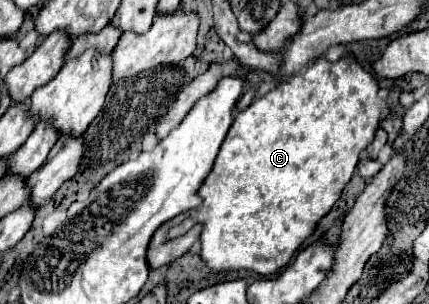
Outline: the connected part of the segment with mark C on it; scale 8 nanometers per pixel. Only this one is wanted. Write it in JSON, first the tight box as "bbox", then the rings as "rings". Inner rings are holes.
{"bbox":[190,55,392,275],"rings":[[[346,55],[346,57],[338,59],[336,63],[328,61],[326,57],[318,57],[312,65],[306,67],[306,71],[300,71],[300,73],[292,75],[290,79],[278,83],[272,91],[268,91],[260,99],[252,101],[252,105],[248,109],[244,109],[242,113],[236,115],[236,119],[234,119],[234,123],[232,123],[232,127],[230,127],[230,131],[228,131],[228,135],[226,135],[226,139],[222,143],[222,151],[218,153],[218,159],[214,161],[214,171],[210,171],[210,175],[206,177],[206,183],[202,183],[202,187],[200,187],[200,197],[204,199],[204,203],[190,213],[190,218],[196,223],[204,223],[204,231],[200,235],[202,259],[206,261],[206,265],[210,269],[214,269],[214,271],[220,271],[220,269],[234,269],[234,271],[250,269],[250,271],[260,273],[260,275],[272,275],[280,267],[290,263],[290,259],[294,257],[296,249],[314,231],[316,223],[340,199],[342,189],[352,179],[356,163],[360,161],[360,153],[374,141],[374,135],[376,135],[380,123],[392,113],[392,107],[390,107],[388,99],[382,99],[378,95],[378,91],[380,91],[378,81],[372,77],[372,73],[360,73],[360,63],[358,63],[358,59],[354,55]]]}

